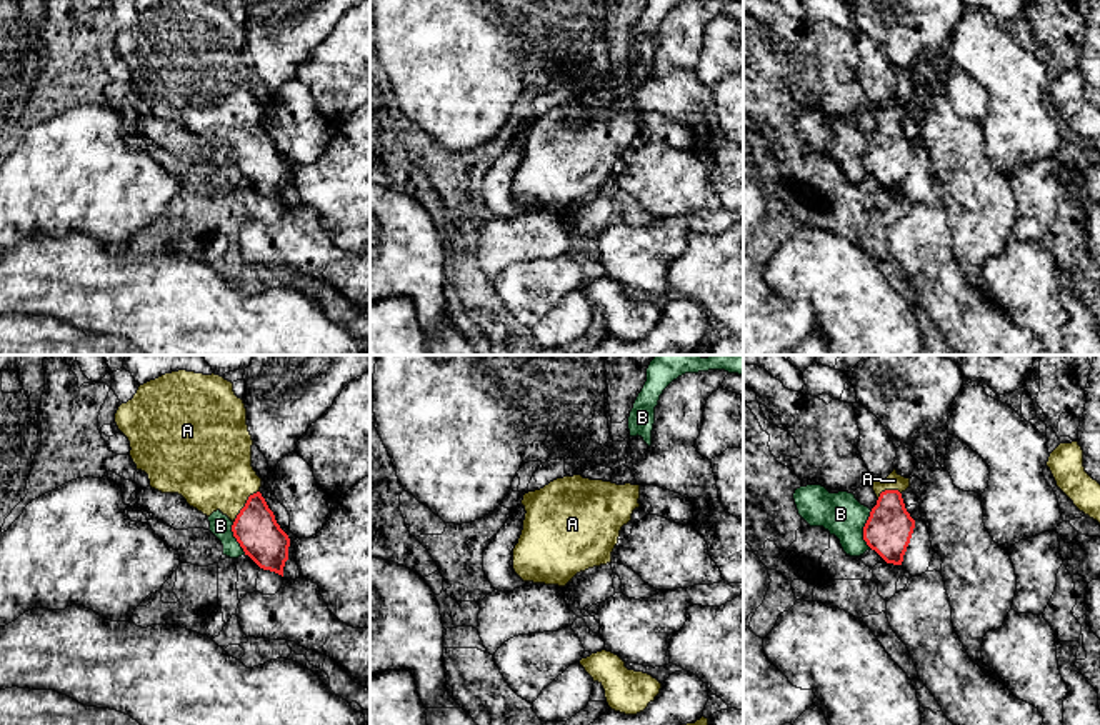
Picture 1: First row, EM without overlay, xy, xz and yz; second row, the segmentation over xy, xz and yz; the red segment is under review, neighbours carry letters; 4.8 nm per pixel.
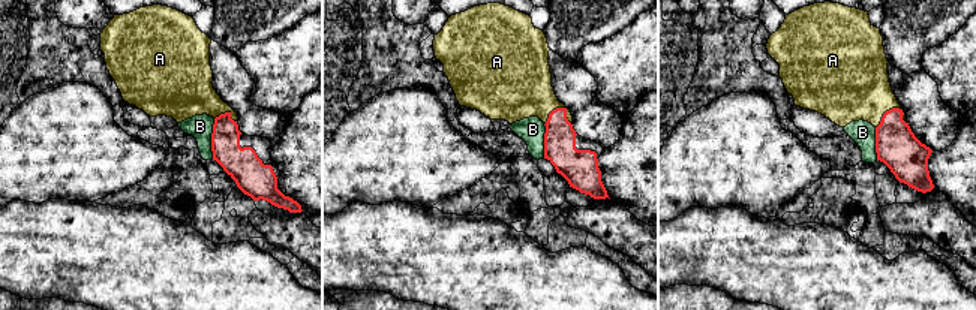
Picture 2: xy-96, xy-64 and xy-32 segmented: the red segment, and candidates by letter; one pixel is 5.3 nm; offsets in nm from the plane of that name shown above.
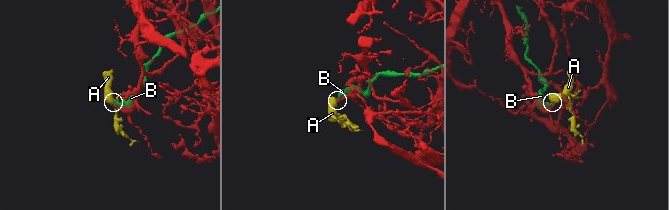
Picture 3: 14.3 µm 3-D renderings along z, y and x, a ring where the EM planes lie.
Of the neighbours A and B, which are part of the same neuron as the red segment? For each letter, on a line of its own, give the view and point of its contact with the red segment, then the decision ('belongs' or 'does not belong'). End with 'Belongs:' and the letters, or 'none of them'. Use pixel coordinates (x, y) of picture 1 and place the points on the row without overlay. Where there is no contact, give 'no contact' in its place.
A: contact xy (245, 132); belongs
B: contact yz (864, 155); does not belong
Belongs: A

